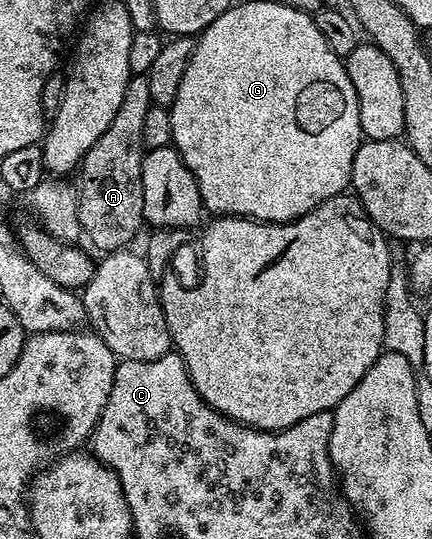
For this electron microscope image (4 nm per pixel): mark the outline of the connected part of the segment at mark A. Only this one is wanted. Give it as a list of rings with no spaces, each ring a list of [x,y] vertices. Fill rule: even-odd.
[[[133,75],[128,80],[126,95],[122,95],[122,103],[118,111],[114,114],[114,119],[106,131],[90,147],[83,161],[78,166],[80,181],[78,180],[78,192],[80,194],[80,227],[83,236],[88,237],[88,241],[94,248],[100,249],[101,254],[117,253],[120,249],[127,249],[133,243],[136,232],[140,225],[145,224],[144,204],[142,203],[142,163],[144,162],[145,148],[142,139],[142,127],[146,120],[146,111],[150,111],[152,100],[150,99],[150,89],[148,78],[144,75]]]

